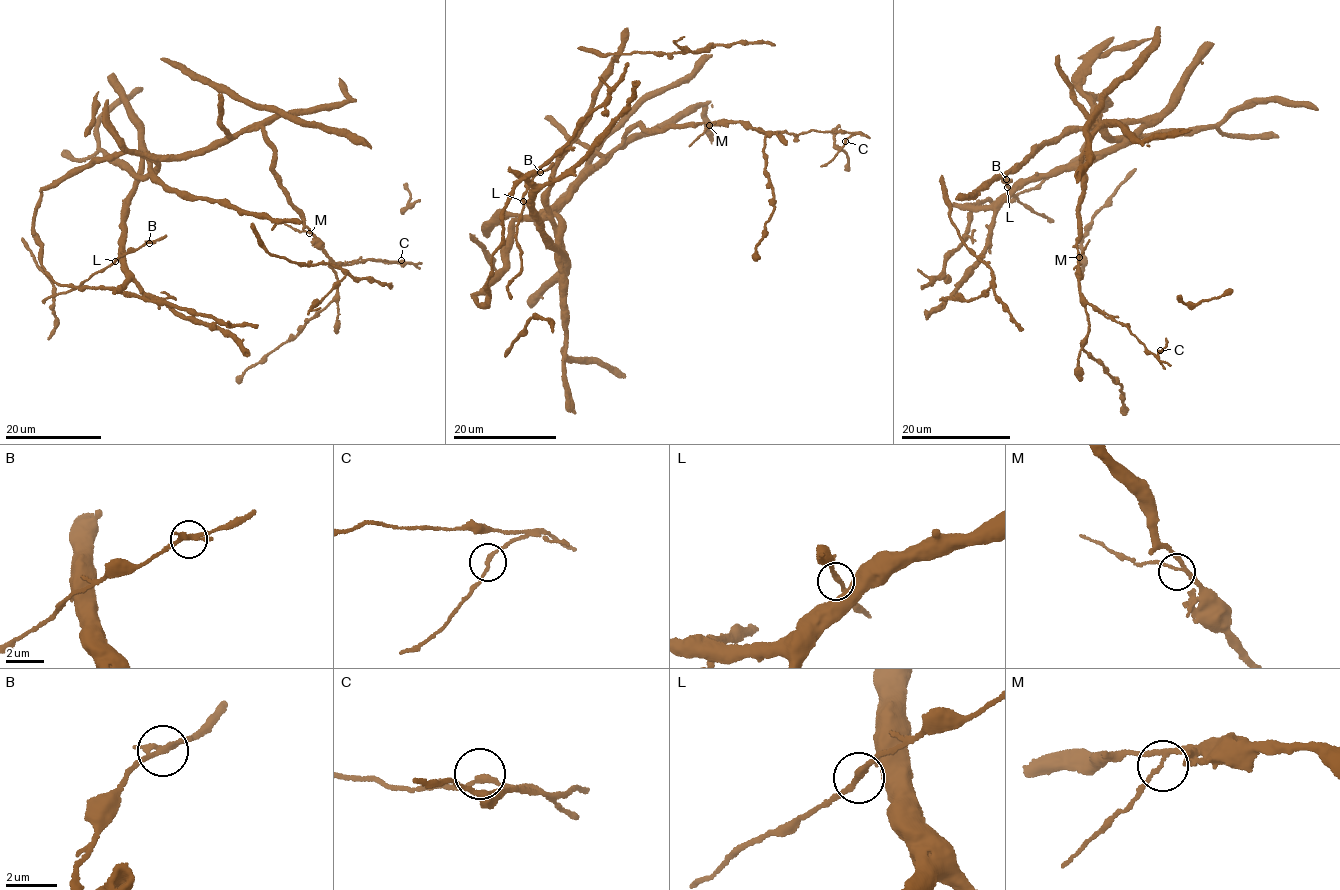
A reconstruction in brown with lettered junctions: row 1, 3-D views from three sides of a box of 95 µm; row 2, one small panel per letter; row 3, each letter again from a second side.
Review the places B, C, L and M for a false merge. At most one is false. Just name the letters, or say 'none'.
none

